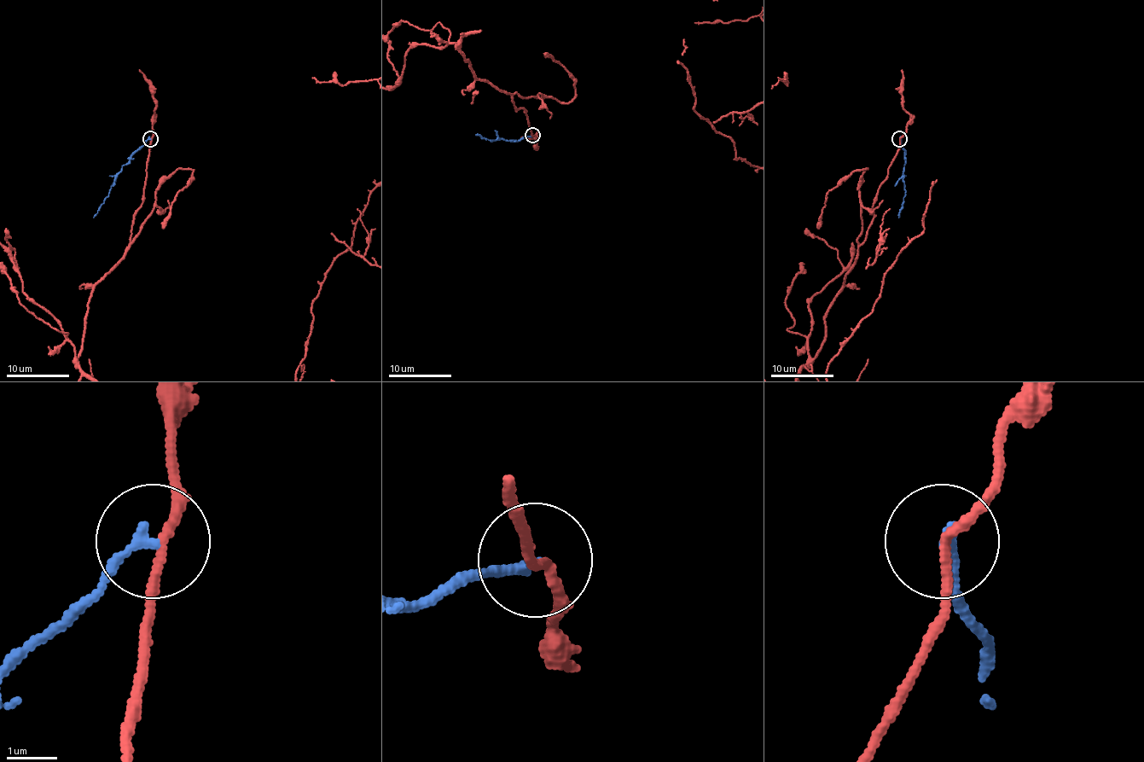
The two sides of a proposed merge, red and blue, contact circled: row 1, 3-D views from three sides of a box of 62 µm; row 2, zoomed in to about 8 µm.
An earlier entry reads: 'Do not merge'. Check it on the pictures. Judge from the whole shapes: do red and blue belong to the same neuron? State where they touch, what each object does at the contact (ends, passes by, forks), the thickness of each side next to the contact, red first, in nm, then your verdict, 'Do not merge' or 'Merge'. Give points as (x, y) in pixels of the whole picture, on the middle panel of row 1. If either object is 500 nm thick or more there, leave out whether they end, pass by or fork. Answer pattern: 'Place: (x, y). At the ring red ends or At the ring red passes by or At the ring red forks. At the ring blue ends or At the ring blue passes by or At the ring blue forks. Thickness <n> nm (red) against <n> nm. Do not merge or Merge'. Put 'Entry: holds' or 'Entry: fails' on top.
Entry: holds
Place: (532, 135). At the ring red passes by. At the ring blue ends. Thickness 170 nm (red) against 200 nm. Do not merge

